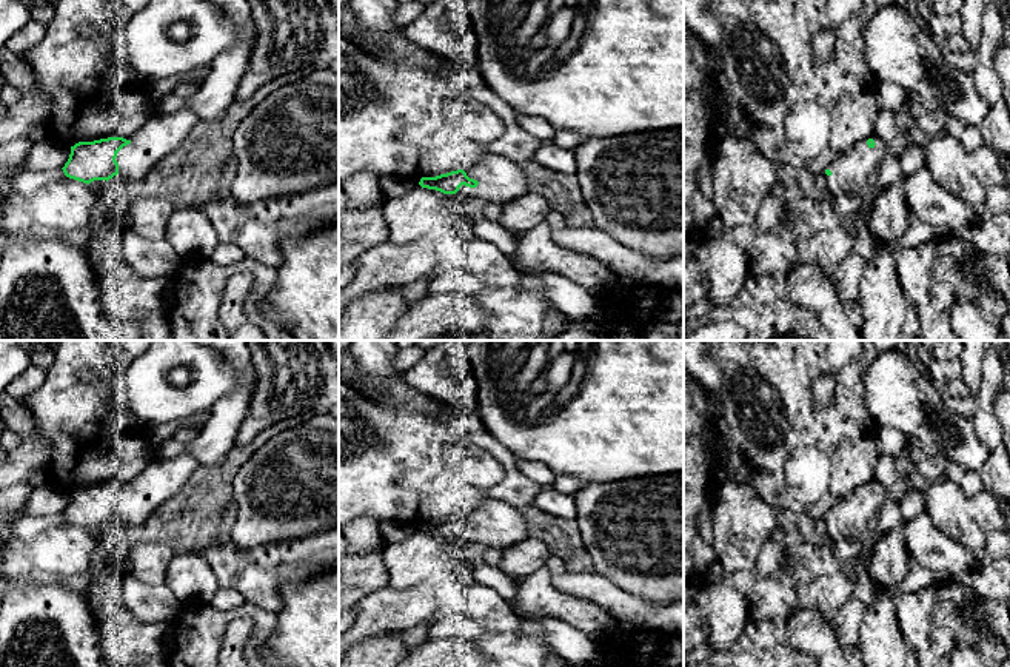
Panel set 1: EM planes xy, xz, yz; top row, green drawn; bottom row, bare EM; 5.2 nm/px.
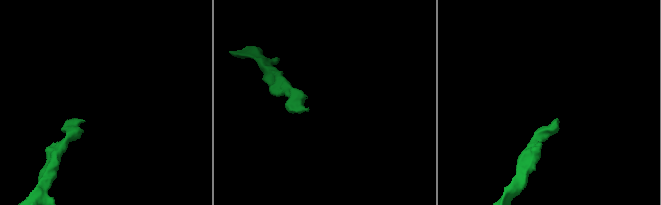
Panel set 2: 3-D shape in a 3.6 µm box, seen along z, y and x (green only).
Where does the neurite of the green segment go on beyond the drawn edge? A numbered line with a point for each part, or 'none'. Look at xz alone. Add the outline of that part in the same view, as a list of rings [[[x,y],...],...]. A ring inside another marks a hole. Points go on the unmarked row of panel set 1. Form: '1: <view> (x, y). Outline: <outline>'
1: xz (501, 526). Outline: [[[485,498],[477,510],[463,514],[479,527],[476,533],[462,530],[459,539],[483,544],[487,548],[507,550],[530,538],[522,508]]]

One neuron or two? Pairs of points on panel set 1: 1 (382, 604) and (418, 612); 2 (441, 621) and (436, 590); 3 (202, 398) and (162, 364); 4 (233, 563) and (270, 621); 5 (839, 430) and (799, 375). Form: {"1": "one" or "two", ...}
{"1": "one", "2": "one", "3": "one", "4": "two", "5": "one"}

